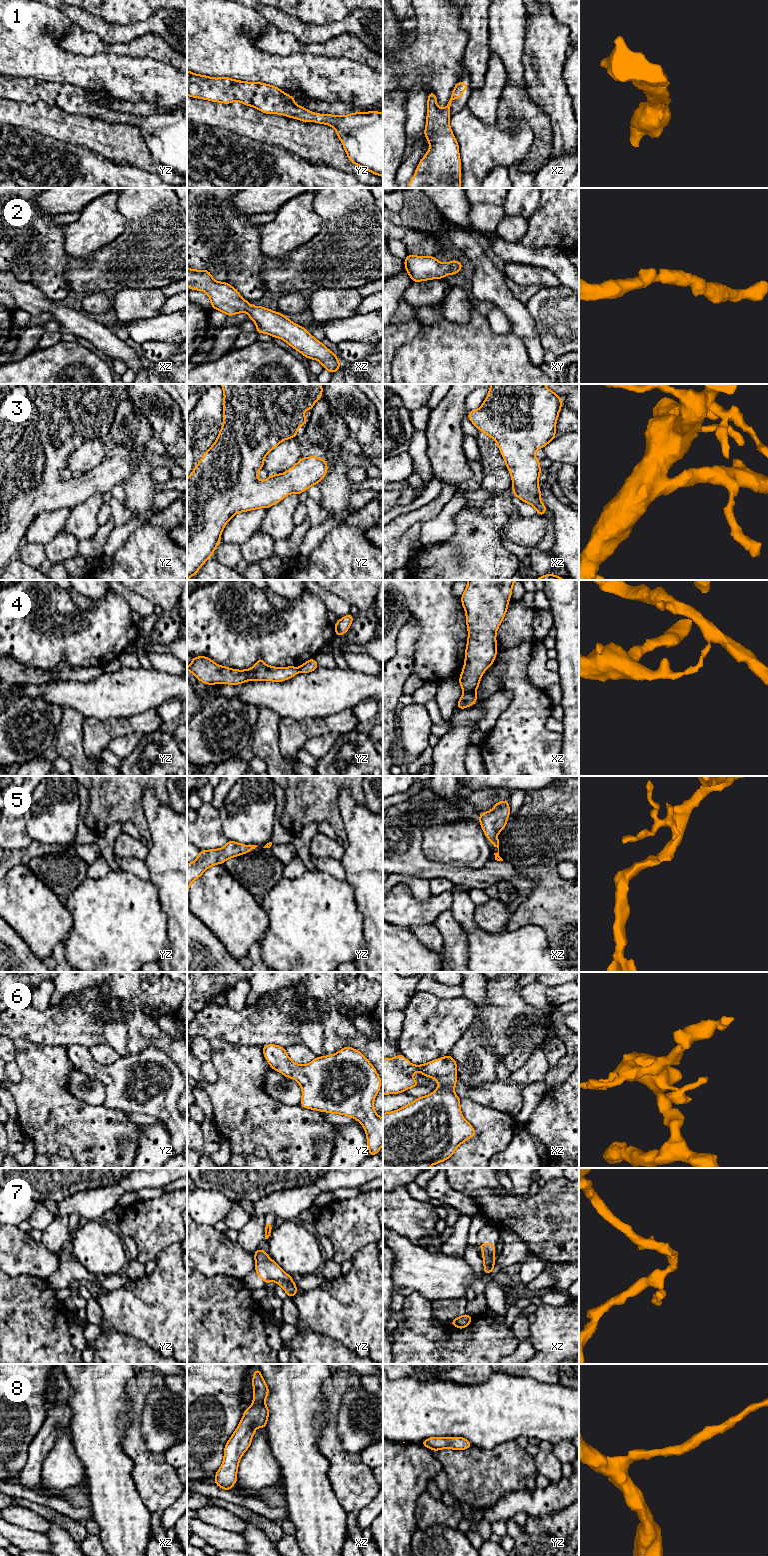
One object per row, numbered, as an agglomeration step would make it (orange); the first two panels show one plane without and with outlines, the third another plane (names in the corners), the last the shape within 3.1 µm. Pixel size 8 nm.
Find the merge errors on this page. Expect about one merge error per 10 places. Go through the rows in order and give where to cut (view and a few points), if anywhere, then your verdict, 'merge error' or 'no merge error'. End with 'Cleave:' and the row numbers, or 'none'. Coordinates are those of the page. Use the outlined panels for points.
1: no cut | no merge error
2: no cut | no merge error
3: no cut | no merge error
4: xz (464, 691), (474, 692) | merge error
5: no cut | no merge error
6: no cut | no merge error
7: no cut | no merge error
8: no cut | no merge error
Cleave: 4

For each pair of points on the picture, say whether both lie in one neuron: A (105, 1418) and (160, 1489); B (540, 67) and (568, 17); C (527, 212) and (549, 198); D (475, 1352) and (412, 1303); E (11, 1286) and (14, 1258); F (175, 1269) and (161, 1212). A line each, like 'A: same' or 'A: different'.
A: different
B: different
C: different
D: same
E: different
F: different

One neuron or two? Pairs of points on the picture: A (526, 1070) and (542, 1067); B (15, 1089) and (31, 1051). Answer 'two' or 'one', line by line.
A: one
B: one

